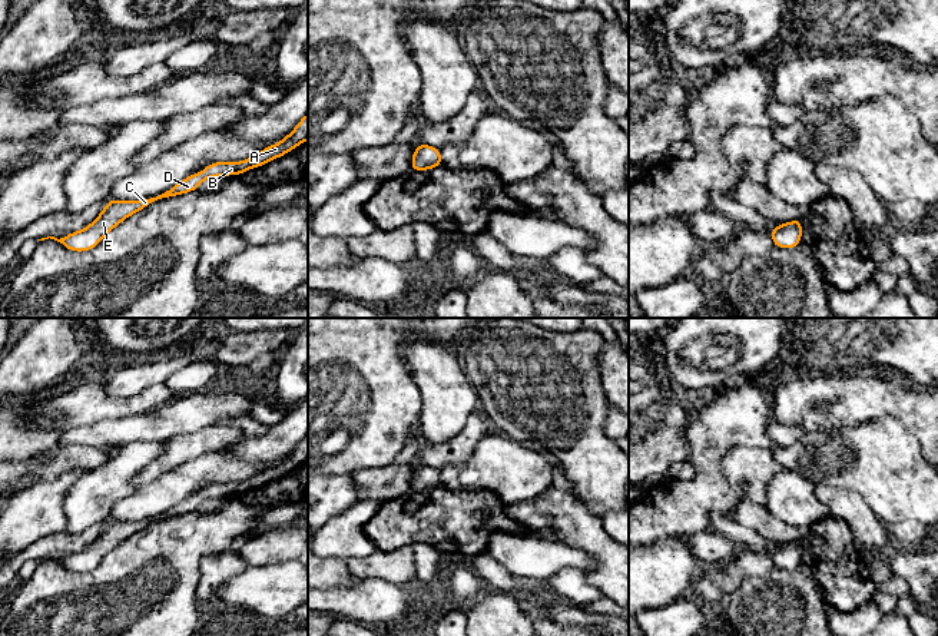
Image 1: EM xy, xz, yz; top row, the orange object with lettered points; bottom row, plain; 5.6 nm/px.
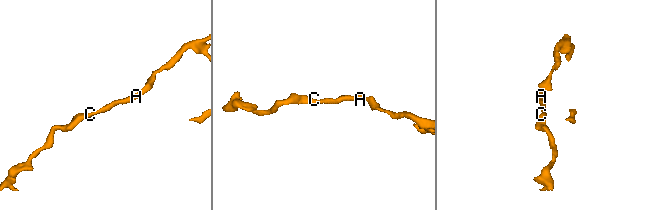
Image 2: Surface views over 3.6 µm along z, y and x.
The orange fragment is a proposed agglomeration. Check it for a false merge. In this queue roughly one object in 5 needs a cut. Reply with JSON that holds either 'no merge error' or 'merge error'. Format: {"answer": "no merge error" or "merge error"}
{"answer": "no merge error"}

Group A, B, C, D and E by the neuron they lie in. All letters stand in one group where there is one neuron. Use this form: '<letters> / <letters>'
A B C D E

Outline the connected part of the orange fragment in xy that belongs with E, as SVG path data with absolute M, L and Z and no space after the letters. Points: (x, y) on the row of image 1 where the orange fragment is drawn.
M308 113L301 119L295 129L288 136L285 136L279 143L269 145L262 152L253 155L249 159L241 162L211 163L202 172L188 176L186 179L180 180L173 188L170 188L169 191L156 198L143 201L110 199L103 208L102 213L84 229L72 232L60 239L54 236L47 236L39 241L50 238L60 242L66 249L70 251L92 251L107 232L110 232L130 215L143 211L149 203L162 198L192 192L198 189L200 183L208 178L241 175L249 169L259 168L271 162L272 159L284 156L285 153L291 152L294 148L299 146L305 140L308 140Z

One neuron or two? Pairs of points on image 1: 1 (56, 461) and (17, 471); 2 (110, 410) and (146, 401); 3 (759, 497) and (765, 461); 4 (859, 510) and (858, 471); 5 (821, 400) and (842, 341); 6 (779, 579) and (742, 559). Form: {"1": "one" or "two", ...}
{"1": "one", "2": "one", "3": "one", "4": "two", "5": "two", "6": "two"}

